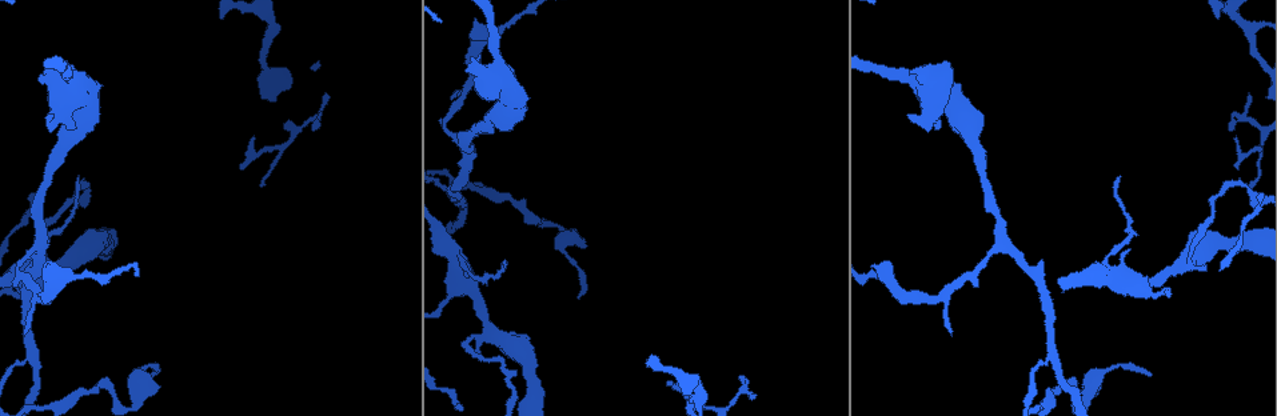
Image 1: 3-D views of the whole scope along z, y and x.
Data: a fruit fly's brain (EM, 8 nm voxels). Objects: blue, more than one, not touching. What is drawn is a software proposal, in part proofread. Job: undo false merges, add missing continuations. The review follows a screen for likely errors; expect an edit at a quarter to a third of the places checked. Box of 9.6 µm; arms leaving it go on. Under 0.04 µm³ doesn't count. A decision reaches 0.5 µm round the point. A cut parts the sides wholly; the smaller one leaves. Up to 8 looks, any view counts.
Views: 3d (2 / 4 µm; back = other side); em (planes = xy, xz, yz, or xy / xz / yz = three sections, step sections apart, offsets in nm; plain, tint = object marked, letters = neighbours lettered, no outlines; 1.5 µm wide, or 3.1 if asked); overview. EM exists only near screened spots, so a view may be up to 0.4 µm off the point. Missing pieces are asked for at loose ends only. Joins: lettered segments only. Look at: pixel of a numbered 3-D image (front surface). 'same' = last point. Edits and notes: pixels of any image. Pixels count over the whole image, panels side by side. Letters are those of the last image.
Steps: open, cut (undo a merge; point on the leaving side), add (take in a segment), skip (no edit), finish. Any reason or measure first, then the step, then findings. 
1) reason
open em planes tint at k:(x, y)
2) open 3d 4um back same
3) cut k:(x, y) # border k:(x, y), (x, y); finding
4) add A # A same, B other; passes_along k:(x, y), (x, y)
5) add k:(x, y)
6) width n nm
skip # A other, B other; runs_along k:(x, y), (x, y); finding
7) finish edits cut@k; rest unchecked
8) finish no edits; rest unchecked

abrupt turn
open em yz step 8 tint at 1:(511, 384)

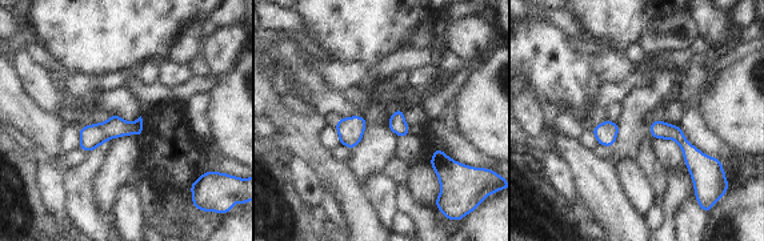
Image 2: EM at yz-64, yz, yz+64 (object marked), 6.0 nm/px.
open em planes letters same

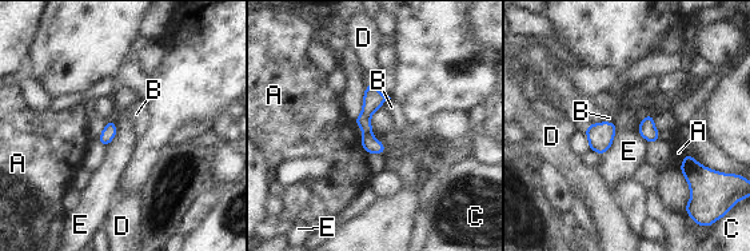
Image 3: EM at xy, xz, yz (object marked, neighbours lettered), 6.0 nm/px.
skip # A other, B other, C other, D other, E other; border 3:(381, 107), (371, 115), (372, 136); one neuron here

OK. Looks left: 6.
free end
open em xz step 4 tint at 1:(1206, 269)

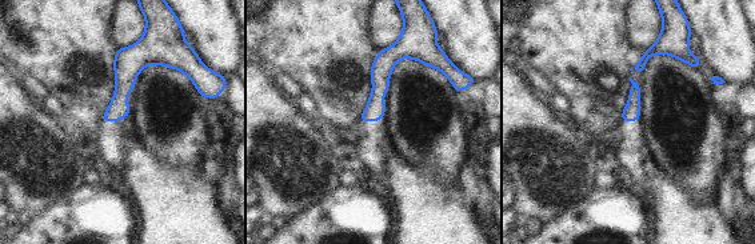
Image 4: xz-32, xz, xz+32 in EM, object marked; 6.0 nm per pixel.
what lies round it
open em xz step 4 letters same

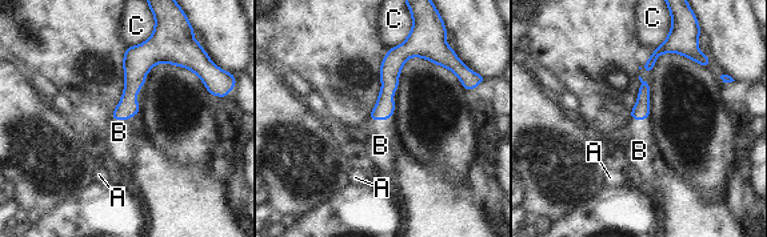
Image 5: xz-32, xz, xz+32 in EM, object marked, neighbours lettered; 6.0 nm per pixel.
add B # A other, B same, C other; passes_along 5:(134, 79), (124, 119), (119, 132); the neuron continues

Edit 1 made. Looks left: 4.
open overview

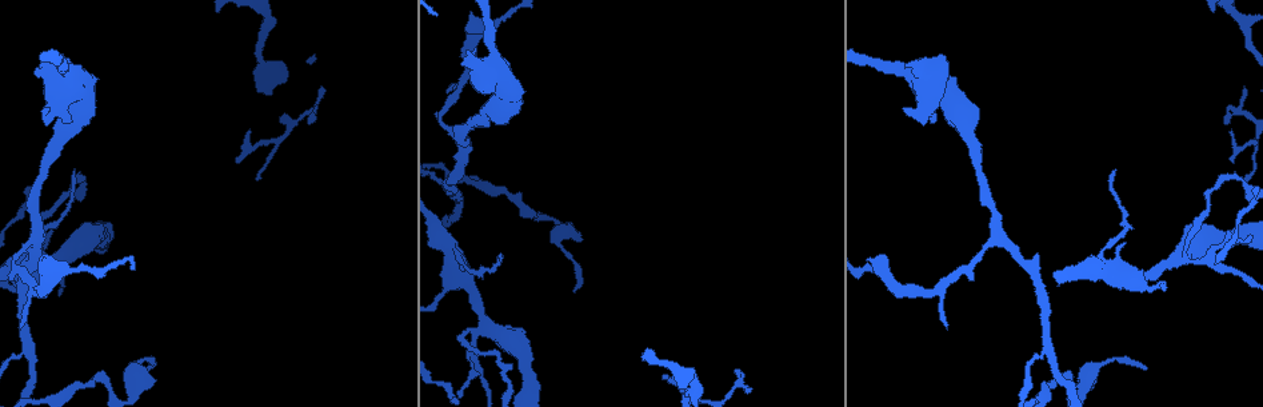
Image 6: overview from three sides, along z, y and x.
open em xy step 4 tint at 6:(1247, 24)

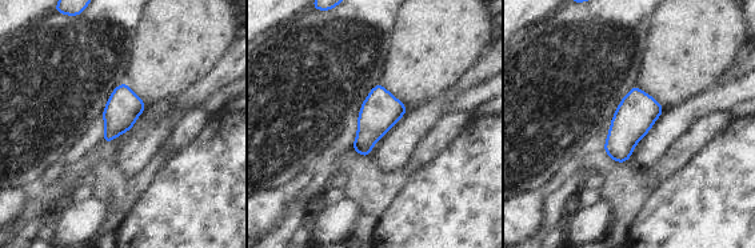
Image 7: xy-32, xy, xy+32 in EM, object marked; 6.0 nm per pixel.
open em planes letters same

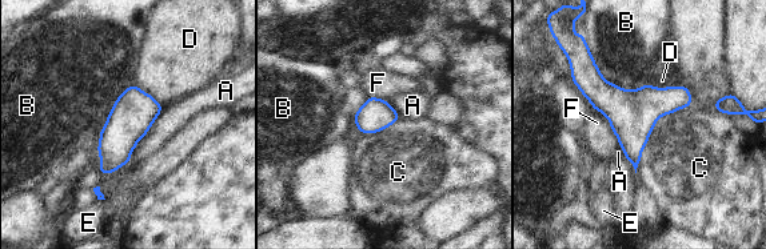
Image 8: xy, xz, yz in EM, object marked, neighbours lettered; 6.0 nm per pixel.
skip # A other, B other, C other, D other, E other, F other; one neuron here

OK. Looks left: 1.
finish edits add@5; rest unchecked

